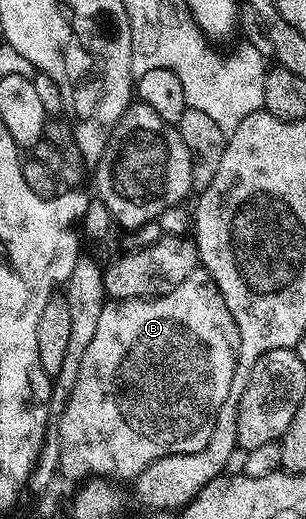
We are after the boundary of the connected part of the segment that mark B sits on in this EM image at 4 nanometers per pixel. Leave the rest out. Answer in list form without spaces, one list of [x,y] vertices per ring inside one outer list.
[[[200,267],[185,279],[173,291],[160,297],[133,297],[128,301],[108,300],[101,311],[101,319],[97,323],[97,332],[93,335],[89,347],[85,347],[85,359],[81,359],[81,369],[77,371],[77,381],[73,383],[73,391],[67,400],[67,406],[57,417],[59,431],[59,473],[67,476],[74,483],[83,483],[88,479],[112,479],[130,482],[140,477],[149,467],[149,463],[157,463],[169,455],[201,451],[205,443],[209,443],[209,435],[213,435],[213,427],[217,419],[217,411],[221,411],[221,403],[225,403],[225,395],[229,395],[229,383],[233,383],[235,363],[239,360],[239,332],[237,323],[233,323],[233,315],[229,315],[229,307],[225,307],[225,299],[206,269]]]

